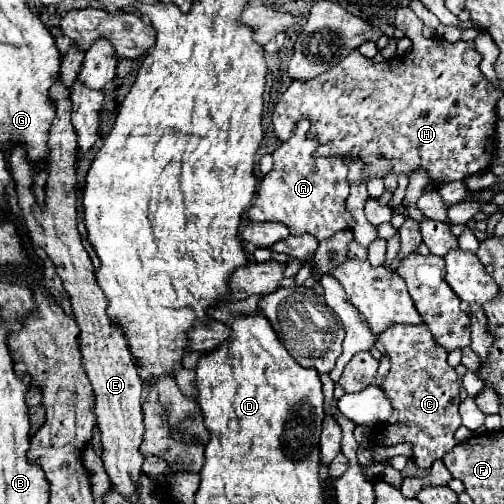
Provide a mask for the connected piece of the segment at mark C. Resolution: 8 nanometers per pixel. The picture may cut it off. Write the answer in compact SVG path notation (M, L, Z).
M396 325L378 335L390 357L390 371L380 389L392 403L392 415L370 437L382 445L412 445L412 461L420 469L428 469L436 459L456 445L454 431L460 427L460 379L446 363L448 353L434 343L426 325Z

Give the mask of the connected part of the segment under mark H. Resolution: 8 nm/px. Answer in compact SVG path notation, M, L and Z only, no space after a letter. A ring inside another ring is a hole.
M420 31L412 37L412 51L408 55L398 55L394 59L388 59L388 61L382 61L382 63L374 63L372 59L366 59L358 53L358 49L354 49L338 67L334 67L334 71L326 71L306 83L296 83L292 81L292 85L282 93L280 101L276 103L274 107L274 113L272 113L272 125L274 125L274 133L280 141L288 141L292 135L294 135L294 127L300 119L308 119L310 121L310 131L308 131L308 139L314 139L320 143L320 147L316 149L314 155L320 155L320 157L328 157L328 155L336 155L336 157L350 157L350 159L362 159L364 167L362 167L362 177L360 181L368 183L370 179L374 177L386 177L388 173L404 173L406 177L410 177L414 171L418 169L424 169L430 177L430 181L462 181L464 177L468 175L474 175L481 171L486 171L494 159L494 153L496 153L496 121L498 121L498 115L496 115L496 103L498 99L502 97L502 91L498 87L494 87L492 81L488 81L482 71L480 71L480 61L482 61L482 55L478 55L478 51L474 49L474 41L456 41L456 43L448 43L446 39L440 39L440 37L434 37L434 39L426 39Z

